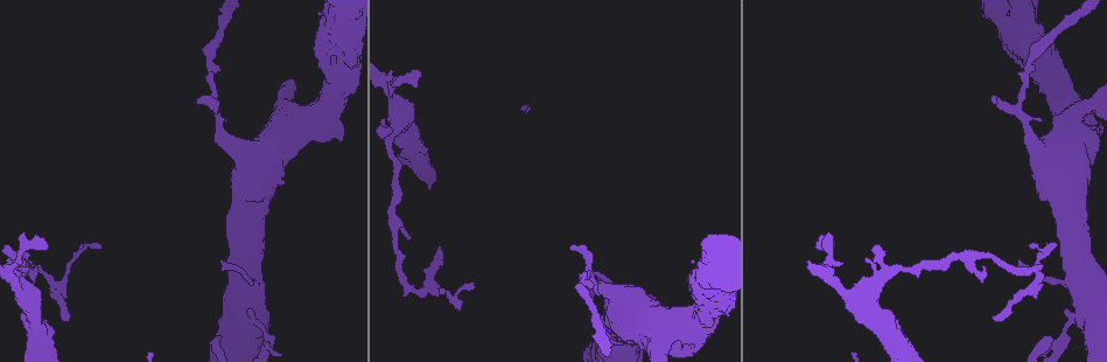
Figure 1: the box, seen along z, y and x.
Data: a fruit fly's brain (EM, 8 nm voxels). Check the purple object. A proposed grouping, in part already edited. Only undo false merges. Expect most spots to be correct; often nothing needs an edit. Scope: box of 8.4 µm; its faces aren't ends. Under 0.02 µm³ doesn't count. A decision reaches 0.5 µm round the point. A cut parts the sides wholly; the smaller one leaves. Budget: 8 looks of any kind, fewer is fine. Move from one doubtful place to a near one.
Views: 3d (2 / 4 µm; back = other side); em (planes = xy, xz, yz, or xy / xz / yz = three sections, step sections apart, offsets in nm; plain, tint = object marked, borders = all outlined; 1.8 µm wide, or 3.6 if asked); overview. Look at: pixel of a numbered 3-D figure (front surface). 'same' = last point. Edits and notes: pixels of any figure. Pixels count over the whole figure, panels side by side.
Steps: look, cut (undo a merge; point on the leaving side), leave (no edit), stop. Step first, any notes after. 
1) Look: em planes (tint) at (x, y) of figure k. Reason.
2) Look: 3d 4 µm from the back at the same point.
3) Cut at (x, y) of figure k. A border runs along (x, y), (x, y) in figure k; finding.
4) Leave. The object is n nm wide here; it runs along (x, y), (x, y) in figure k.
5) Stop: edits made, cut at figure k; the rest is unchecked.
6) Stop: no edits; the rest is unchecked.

Look: 3d 4 µm at (395, 121) of figure 1. Looks like a crossing.

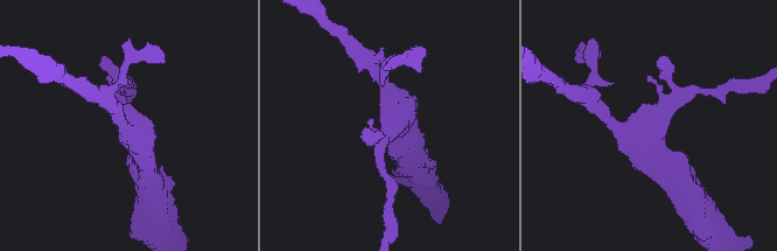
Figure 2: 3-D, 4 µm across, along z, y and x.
Look: em 3.6 µm yz step 4 (tint) at (389, 122) of figure 2. 4 arms meet here.

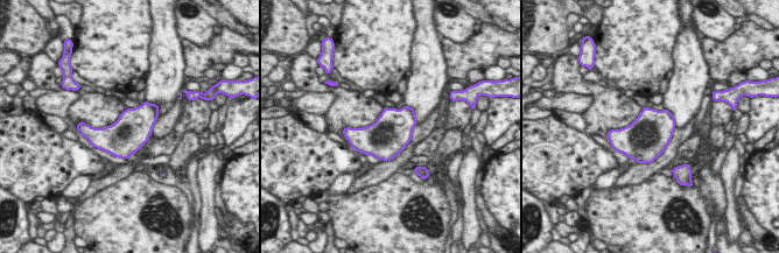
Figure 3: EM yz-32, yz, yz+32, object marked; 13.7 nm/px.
Leave. All the same neuron.

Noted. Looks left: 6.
Look: 3d 2 µm at (57, 286) of figure 1. Abrupt turn.

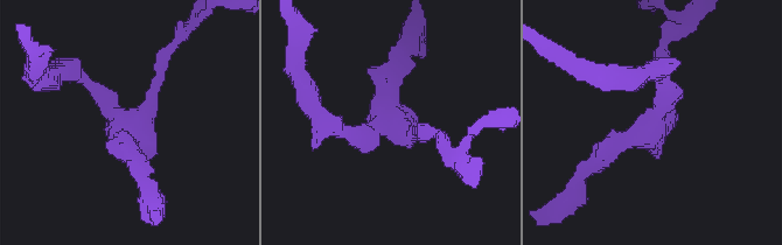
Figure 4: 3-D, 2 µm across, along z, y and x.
Look: em xz step 4 (tint) at (655, 122) of figure 4. Now the EM.

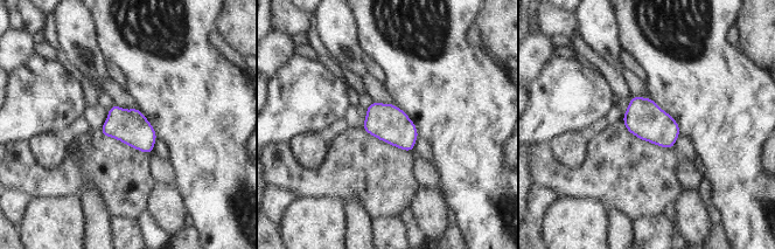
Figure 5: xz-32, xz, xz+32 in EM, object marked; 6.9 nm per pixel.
Leave. One neuron here.

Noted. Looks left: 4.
Look: em 3.6 µm planes (tint) at (1069, 116) of figure 1. Sudden change in width.

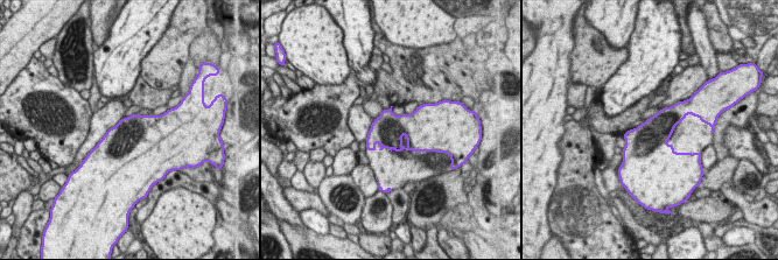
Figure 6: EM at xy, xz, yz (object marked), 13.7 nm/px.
Leave. One neuron here.

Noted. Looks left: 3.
Stop: no edits; the rest is unchecked.

